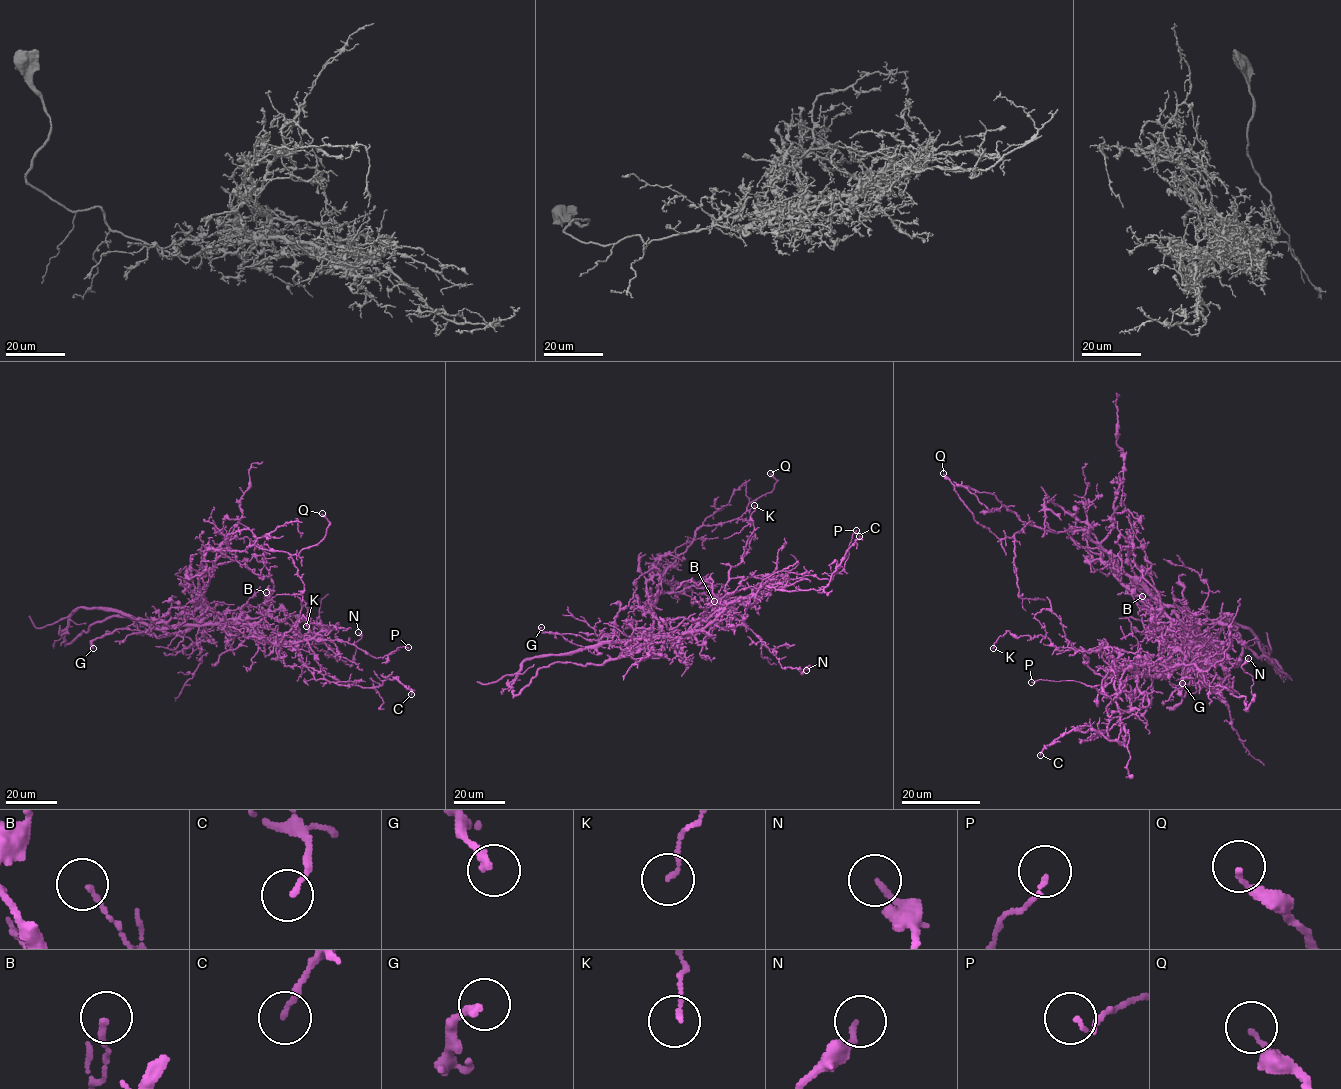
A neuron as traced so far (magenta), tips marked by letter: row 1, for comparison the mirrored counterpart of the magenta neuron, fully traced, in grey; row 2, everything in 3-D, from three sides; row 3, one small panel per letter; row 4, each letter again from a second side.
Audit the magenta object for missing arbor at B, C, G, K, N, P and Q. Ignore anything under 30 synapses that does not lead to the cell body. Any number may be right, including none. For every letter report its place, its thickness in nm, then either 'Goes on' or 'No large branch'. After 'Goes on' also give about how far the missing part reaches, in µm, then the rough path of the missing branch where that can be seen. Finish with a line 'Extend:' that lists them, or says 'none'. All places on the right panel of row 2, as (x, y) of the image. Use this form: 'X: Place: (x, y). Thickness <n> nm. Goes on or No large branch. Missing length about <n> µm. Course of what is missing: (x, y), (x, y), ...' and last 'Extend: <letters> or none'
B: Place: (1142, 596). Thickness 150 nm. No large branch
C: Place: (1040, 755). Thickness 130 nm. No large branch
G: Place: (1182, 683). Thickness 240 nm. No large branch
K: Place: (993, 648). Thickness 110 nm. No large branch
N: Place: (1248, 658). Thickness 170 nm. No large branch
P: Place: (1031, 682). Thickness 110 nm. No large branch
Q: Place: (943, 473). Thickness 150 nm. No large branch
Extend: none

